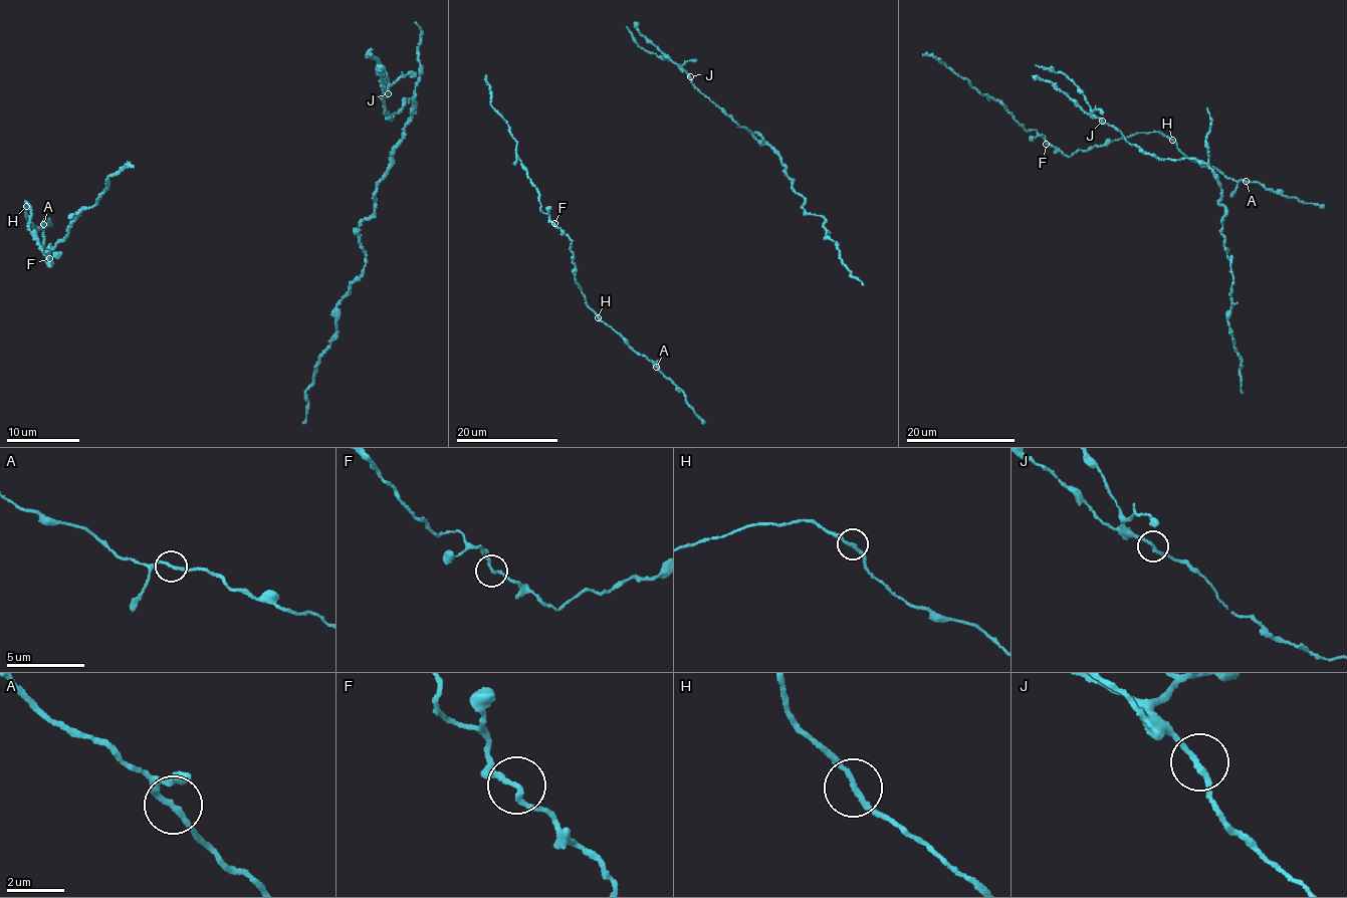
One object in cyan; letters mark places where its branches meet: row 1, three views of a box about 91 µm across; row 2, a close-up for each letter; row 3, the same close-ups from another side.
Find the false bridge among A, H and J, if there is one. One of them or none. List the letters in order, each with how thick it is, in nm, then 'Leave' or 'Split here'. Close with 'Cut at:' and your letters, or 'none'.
A: Thickness 190 nm. Leave
H: Thickness 190 nm. Leave
J: Thickness 190 nm. Leave
Cut at: none

